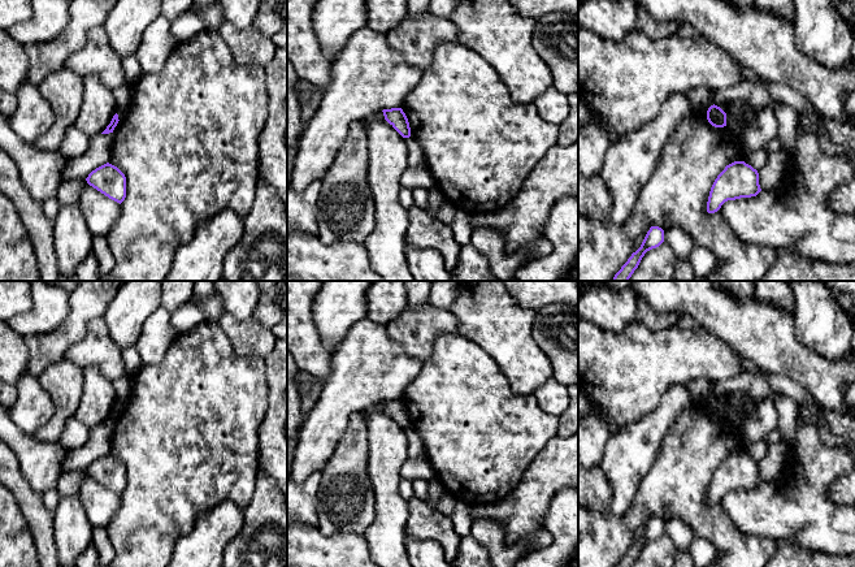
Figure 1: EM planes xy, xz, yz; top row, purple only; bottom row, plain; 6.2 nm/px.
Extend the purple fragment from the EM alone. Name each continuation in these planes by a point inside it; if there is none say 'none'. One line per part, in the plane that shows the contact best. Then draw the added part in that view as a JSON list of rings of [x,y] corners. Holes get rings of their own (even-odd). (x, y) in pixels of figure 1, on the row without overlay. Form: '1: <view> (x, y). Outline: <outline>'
none

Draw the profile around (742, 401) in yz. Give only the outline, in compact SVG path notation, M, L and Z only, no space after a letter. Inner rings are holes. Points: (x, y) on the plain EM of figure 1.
M733 391L728 393L725 398L721 399L726 406L732 404L738 411L750 411L750 415L754 415L756 412L756 408L759 406L759 401L752 398L748 393L745 391Z

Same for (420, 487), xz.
M413 480L413 493L420 499L426 501L429 497L429 481L426 480Z

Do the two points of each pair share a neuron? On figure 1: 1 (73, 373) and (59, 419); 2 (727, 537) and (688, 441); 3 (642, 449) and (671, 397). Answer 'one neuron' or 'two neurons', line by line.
1: one neuron
2: one neuron
3: one neuron

